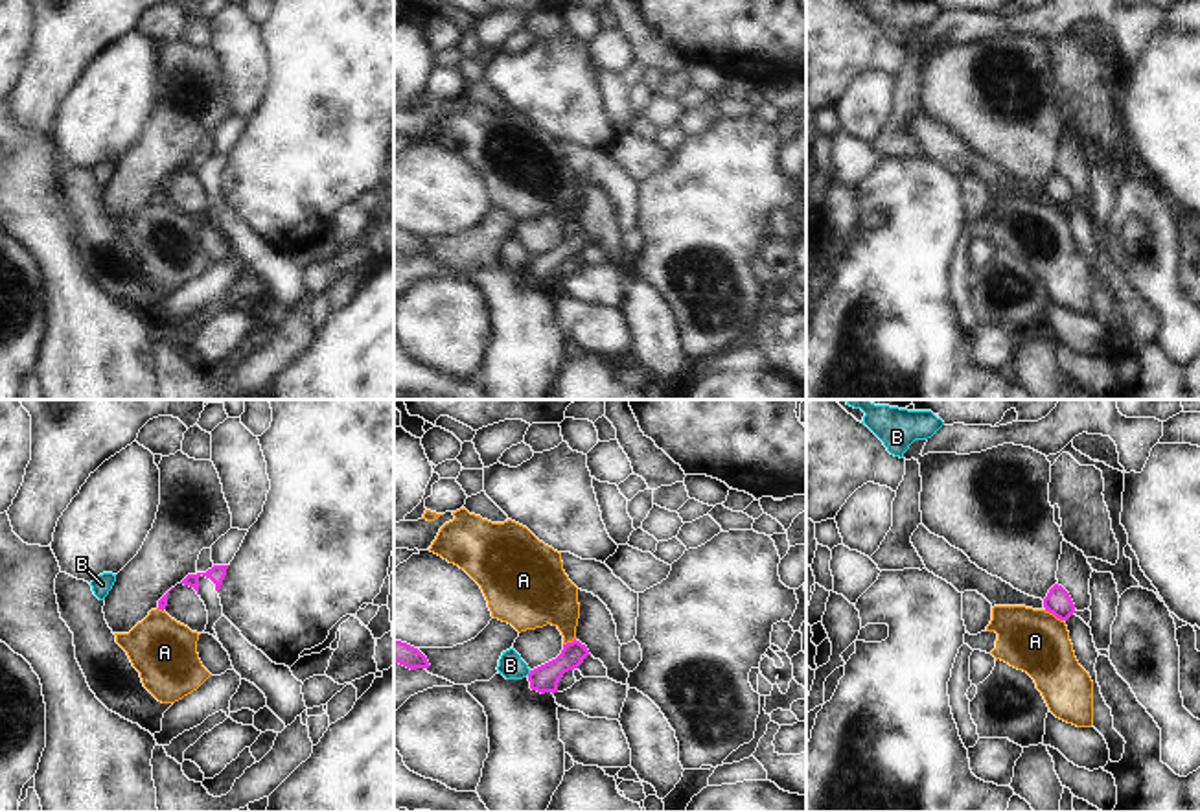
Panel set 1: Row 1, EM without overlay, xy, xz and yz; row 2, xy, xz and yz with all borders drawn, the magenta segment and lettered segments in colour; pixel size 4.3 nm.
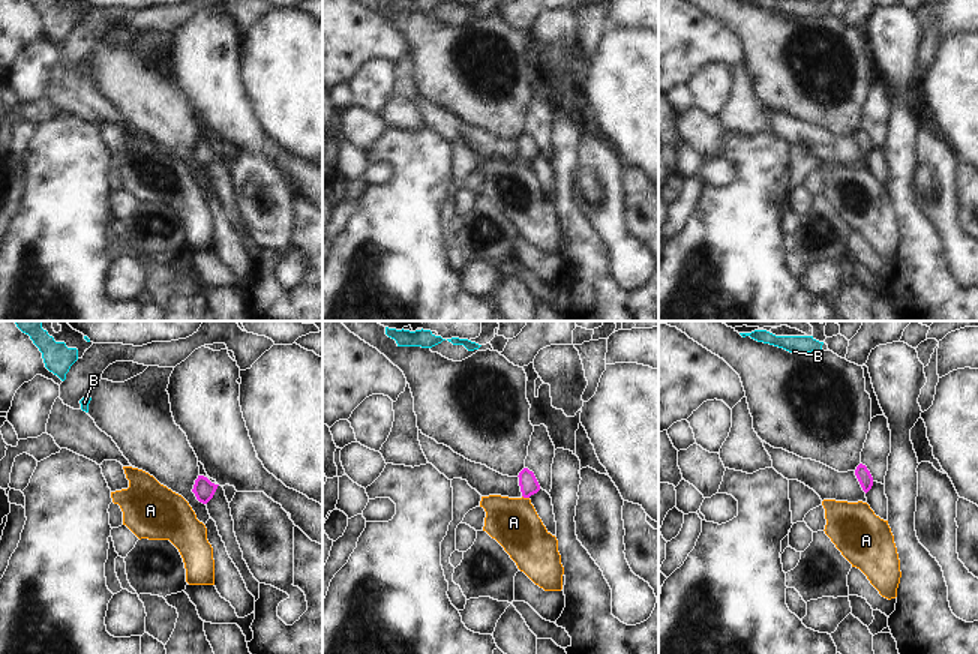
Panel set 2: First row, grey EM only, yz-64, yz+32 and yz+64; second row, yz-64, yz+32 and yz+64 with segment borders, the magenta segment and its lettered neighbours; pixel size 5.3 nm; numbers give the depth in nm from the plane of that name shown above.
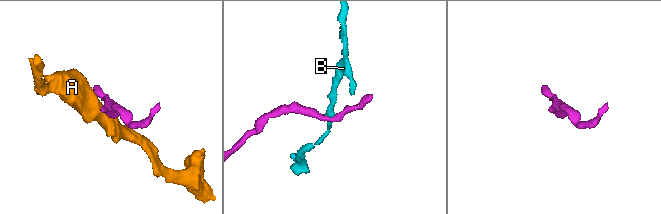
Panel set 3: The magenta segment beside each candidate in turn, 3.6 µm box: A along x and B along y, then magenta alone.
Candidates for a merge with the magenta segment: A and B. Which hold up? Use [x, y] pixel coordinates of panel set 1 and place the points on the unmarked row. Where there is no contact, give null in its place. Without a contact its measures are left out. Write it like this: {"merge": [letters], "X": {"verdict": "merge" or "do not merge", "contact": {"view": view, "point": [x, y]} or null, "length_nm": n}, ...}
{"merge": [], "A": {"verdict": "do not merge", "contact": {"view": "yz", "point": [1053, 201]}, "length_nm": 100}, "B": {"verdict": "do not merge", "contact": {"view": "xz", "point": [530, 260]}, "length_nm": 30}}

